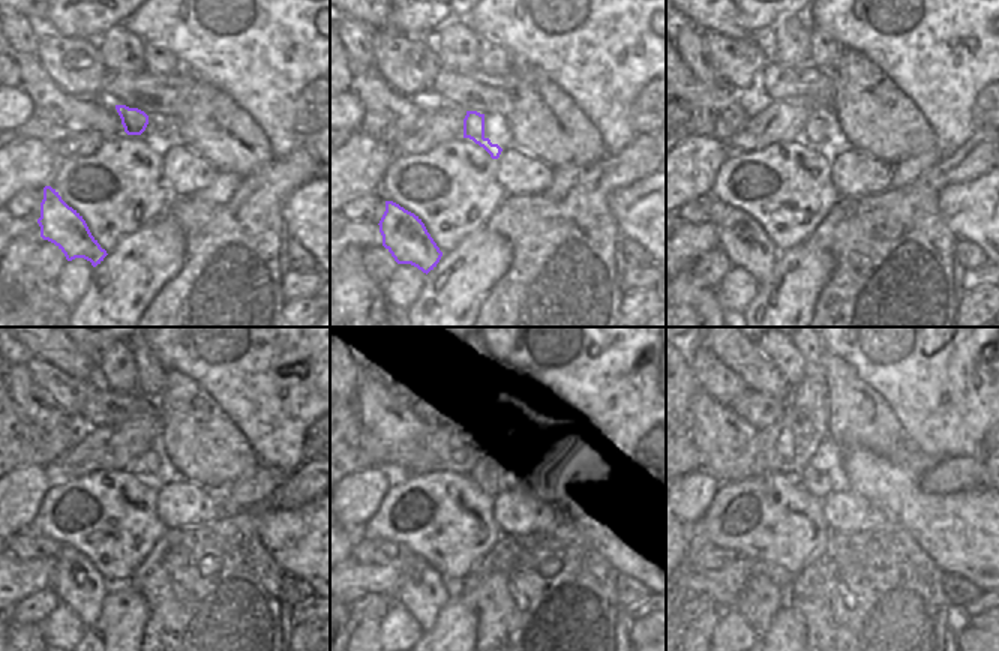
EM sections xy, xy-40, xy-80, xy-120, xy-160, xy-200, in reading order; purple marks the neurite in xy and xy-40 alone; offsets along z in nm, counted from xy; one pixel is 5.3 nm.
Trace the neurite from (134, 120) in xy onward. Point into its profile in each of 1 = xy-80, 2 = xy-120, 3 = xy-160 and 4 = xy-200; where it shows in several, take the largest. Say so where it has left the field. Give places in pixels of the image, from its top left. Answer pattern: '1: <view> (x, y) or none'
1: xy-80 (815, 131)
2: xy-120 (144, 467)
3: xy-160 (482, 474)
4: xy-200 (818, 483)

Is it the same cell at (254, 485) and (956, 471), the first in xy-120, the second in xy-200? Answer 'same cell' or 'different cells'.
same cell

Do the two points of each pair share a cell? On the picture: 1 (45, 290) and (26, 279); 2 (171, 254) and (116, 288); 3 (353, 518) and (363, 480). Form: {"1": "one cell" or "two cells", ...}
{"1": "one cell", "2": "one cell", "3": "one cell"}

